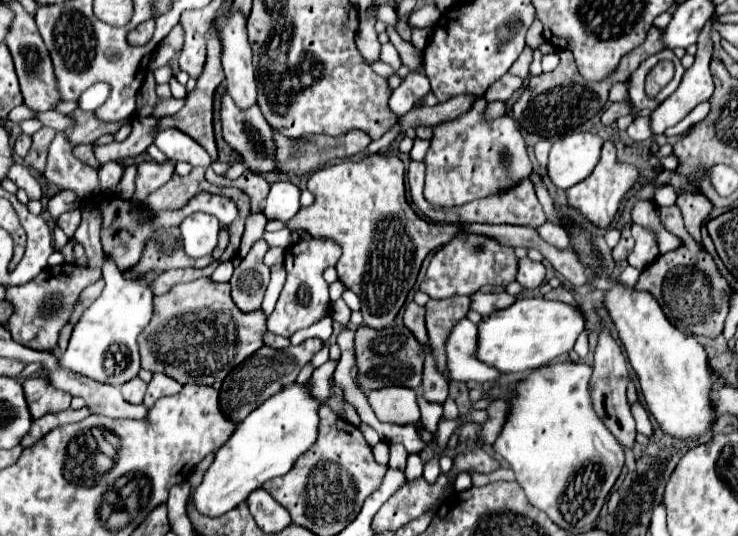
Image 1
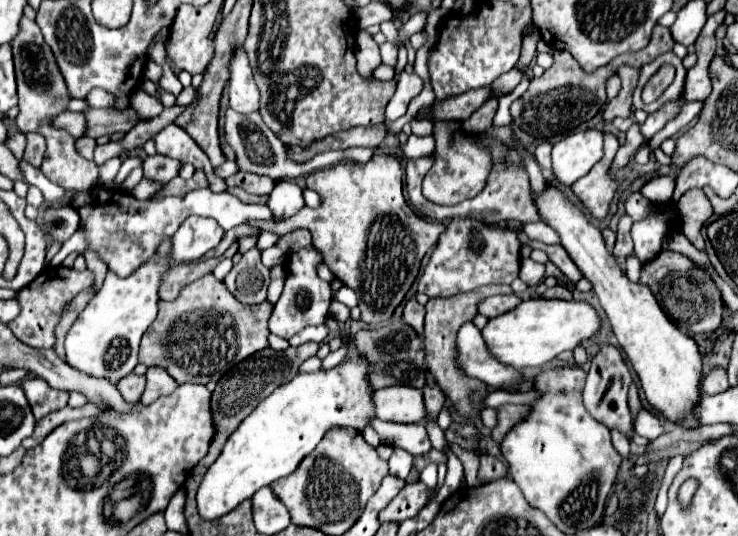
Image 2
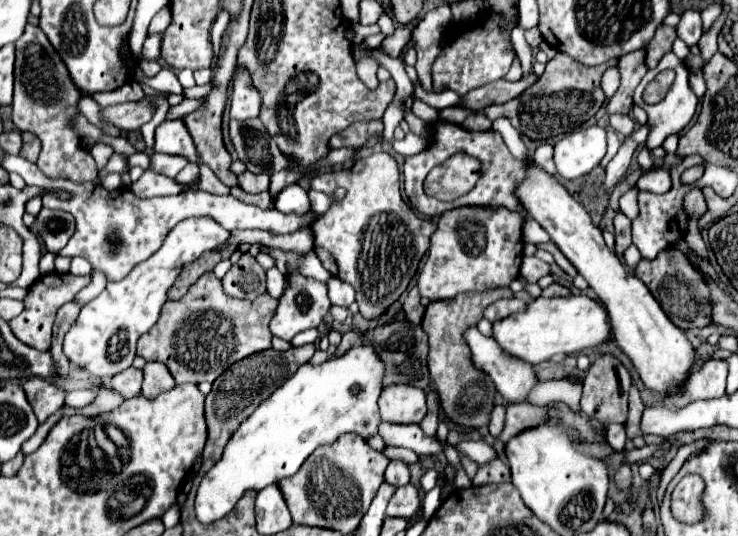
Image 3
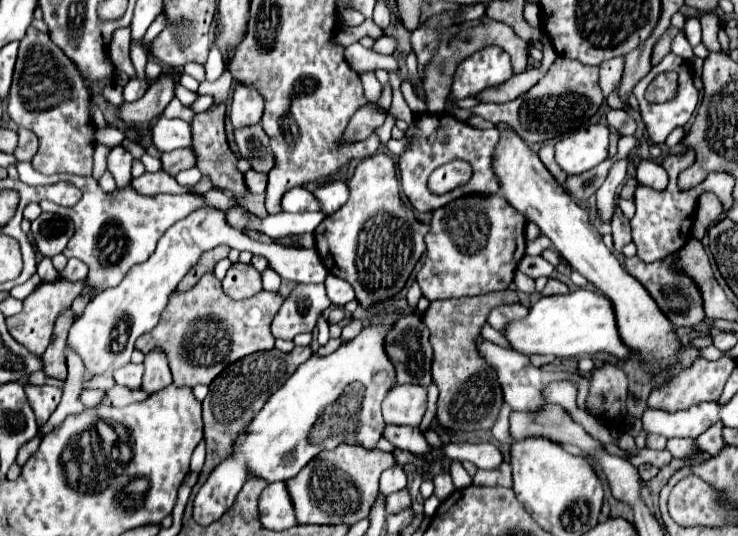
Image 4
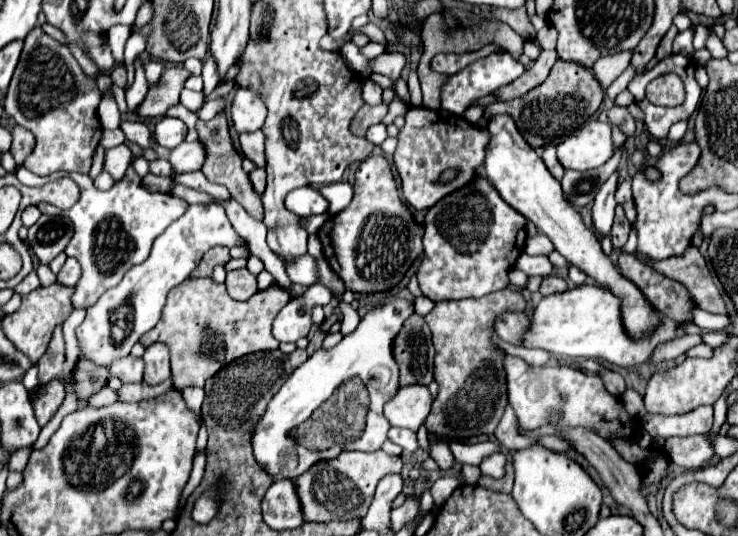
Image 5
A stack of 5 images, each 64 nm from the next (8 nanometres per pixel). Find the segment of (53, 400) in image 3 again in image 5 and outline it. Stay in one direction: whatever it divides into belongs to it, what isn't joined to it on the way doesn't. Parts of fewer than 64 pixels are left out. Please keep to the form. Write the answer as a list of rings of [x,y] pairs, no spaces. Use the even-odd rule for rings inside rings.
[[[52,380],[44,384],[44,388],[38,388],[36,394],[30,392],[32,408],[34,408],[34,414],[40,426],[44,426],[54,416],[54,412],[60,408],[64,394],[66,394],[64,384],[60,380]]]

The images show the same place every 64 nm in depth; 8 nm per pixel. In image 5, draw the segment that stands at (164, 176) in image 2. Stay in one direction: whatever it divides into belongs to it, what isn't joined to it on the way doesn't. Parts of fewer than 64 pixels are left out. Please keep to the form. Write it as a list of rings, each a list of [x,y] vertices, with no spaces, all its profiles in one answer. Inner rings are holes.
[[[180,144],[170,152],[168,162],[172,164],[172,170],[176,174],[200,170],[204,162],[204,148],[202,144]]]

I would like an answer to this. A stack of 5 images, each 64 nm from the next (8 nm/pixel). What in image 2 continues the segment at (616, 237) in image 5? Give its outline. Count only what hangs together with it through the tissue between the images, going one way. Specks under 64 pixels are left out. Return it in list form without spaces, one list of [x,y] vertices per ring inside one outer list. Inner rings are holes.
[[[622,216],[618,222],[618,238],[616,238],[616,246],[614,246],[614,256],[616,258],[626,258],[632,252],[632,238],[630,238],[630,226],[632,226],[632,218],[630,216]]]

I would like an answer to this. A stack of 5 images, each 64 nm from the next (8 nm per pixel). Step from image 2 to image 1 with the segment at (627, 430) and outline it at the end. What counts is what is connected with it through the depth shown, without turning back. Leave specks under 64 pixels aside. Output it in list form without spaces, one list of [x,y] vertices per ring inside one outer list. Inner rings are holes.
[[[604,326],[598,336],[598,346],[594,352],[594,374],[592,374],[592,404],[596,408],[596,414],[604,420],[608,430],[616,436],[616,440],[626,446],[634,448],[636,444],[636,426],[634,418],[630,414],[630,404],[626,400],[626,384],[628,384],[628,368],[626,358],[618,346],[618,342],[612,338],[612,332]]]

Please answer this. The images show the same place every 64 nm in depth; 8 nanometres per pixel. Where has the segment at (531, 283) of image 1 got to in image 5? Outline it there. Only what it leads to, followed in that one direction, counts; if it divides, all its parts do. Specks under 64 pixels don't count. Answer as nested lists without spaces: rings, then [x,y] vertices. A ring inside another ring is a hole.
[[[522,254],[516,262],[516,268],[520,268],[522,272],[526,272],[528,276],[550,276],[552,274],[552,264],[546,256],[528,256]]]

